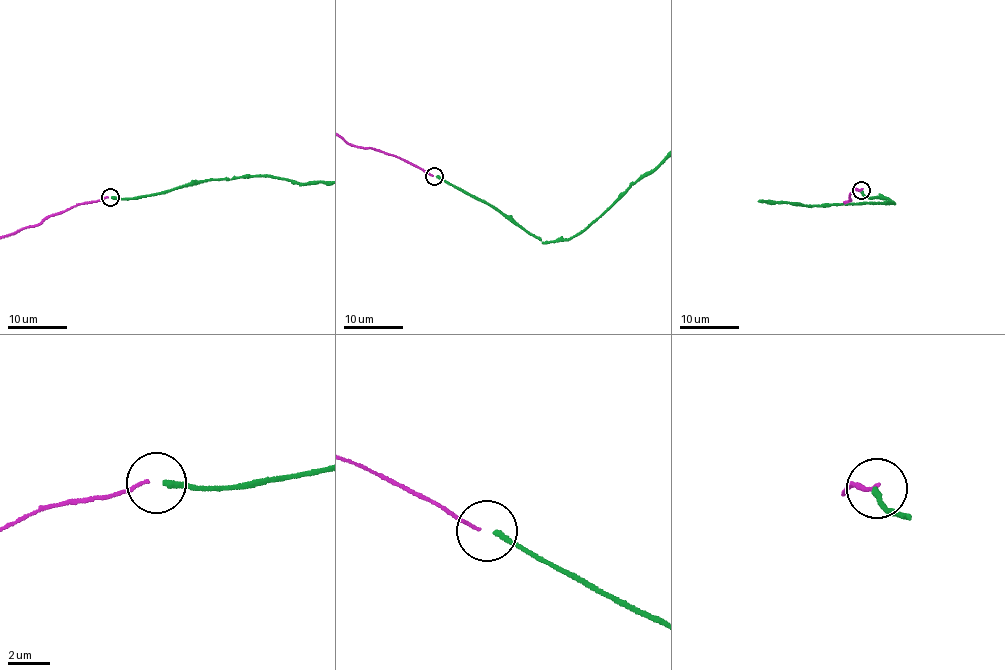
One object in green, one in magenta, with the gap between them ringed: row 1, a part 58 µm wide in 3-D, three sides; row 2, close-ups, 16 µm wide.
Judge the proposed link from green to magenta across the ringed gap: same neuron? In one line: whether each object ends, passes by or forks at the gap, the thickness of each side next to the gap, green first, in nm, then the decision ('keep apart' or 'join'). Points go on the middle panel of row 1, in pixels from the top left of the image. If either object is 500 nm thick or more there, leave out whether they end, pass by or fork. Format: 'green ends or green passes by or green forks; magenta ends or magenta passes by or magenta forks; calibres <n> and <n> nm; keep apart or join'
green ends; magenta ends; calibres 280 and 140 nm; keep apart

